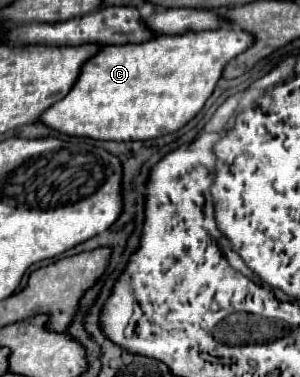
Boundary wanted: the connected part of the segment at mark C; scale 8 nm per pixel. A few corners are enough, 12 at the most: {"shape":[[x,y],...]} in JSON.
{"shape":[[220,26],[102,46],[44,126],[180,130],[252,38]]}

